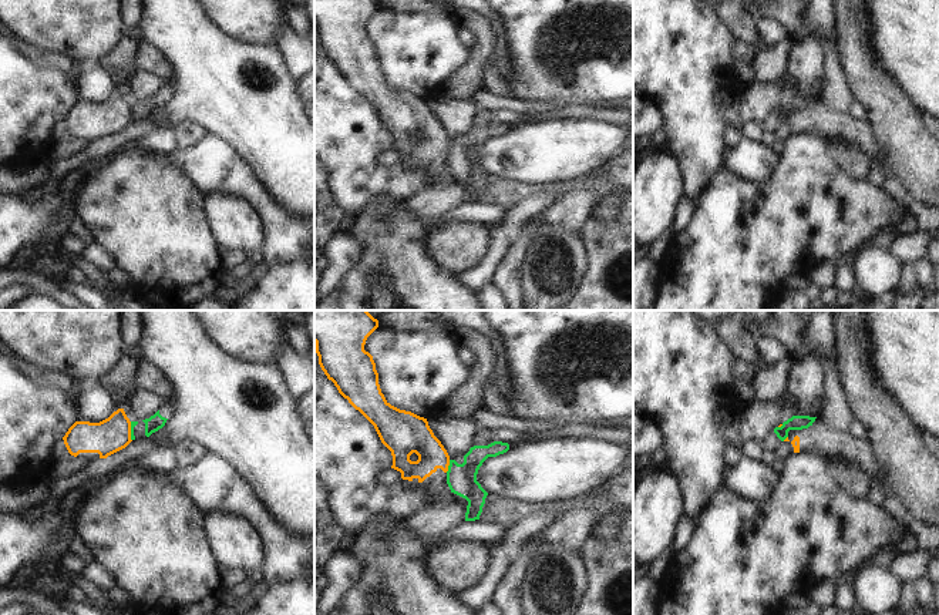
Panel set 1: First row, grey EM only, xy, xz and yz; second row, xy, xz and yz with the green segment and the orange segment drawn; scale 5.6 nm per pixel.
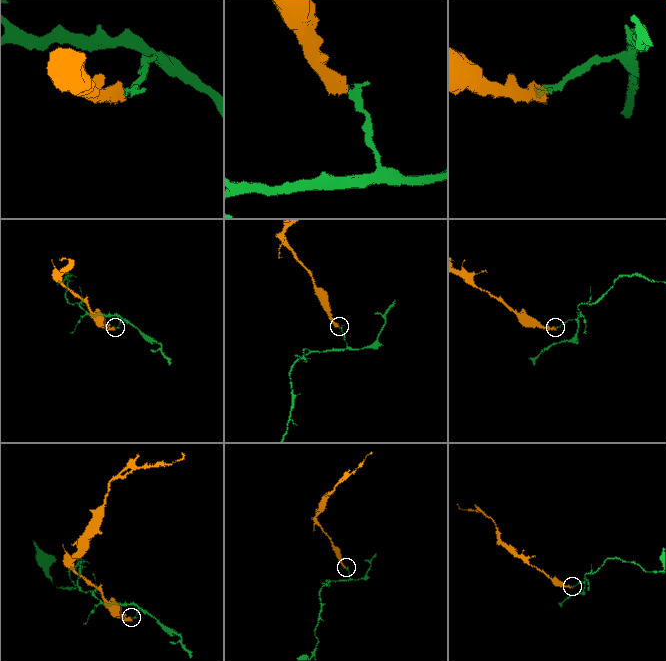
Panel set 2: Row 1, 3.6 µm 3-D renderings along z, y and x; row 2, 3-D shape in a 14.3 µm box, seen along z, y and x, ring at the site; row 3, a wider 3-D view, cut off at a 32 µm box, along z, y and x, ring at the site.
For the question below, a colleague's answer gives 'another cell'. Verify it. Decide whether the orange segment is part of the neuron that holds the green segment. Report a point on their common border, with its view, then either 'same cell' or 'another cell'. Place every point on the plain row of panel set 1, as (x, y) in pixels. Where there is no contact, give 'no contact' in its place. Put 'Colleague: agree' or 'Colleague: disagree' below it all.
meets green in xz at (448, 147); another cell
Colleague: agree

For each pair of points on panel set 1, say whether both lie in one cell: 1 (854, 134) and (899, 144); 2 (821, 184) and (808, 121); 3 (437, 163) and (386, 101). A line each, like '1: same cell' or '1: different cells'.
1: different cells
2: different cells
3: same cell

